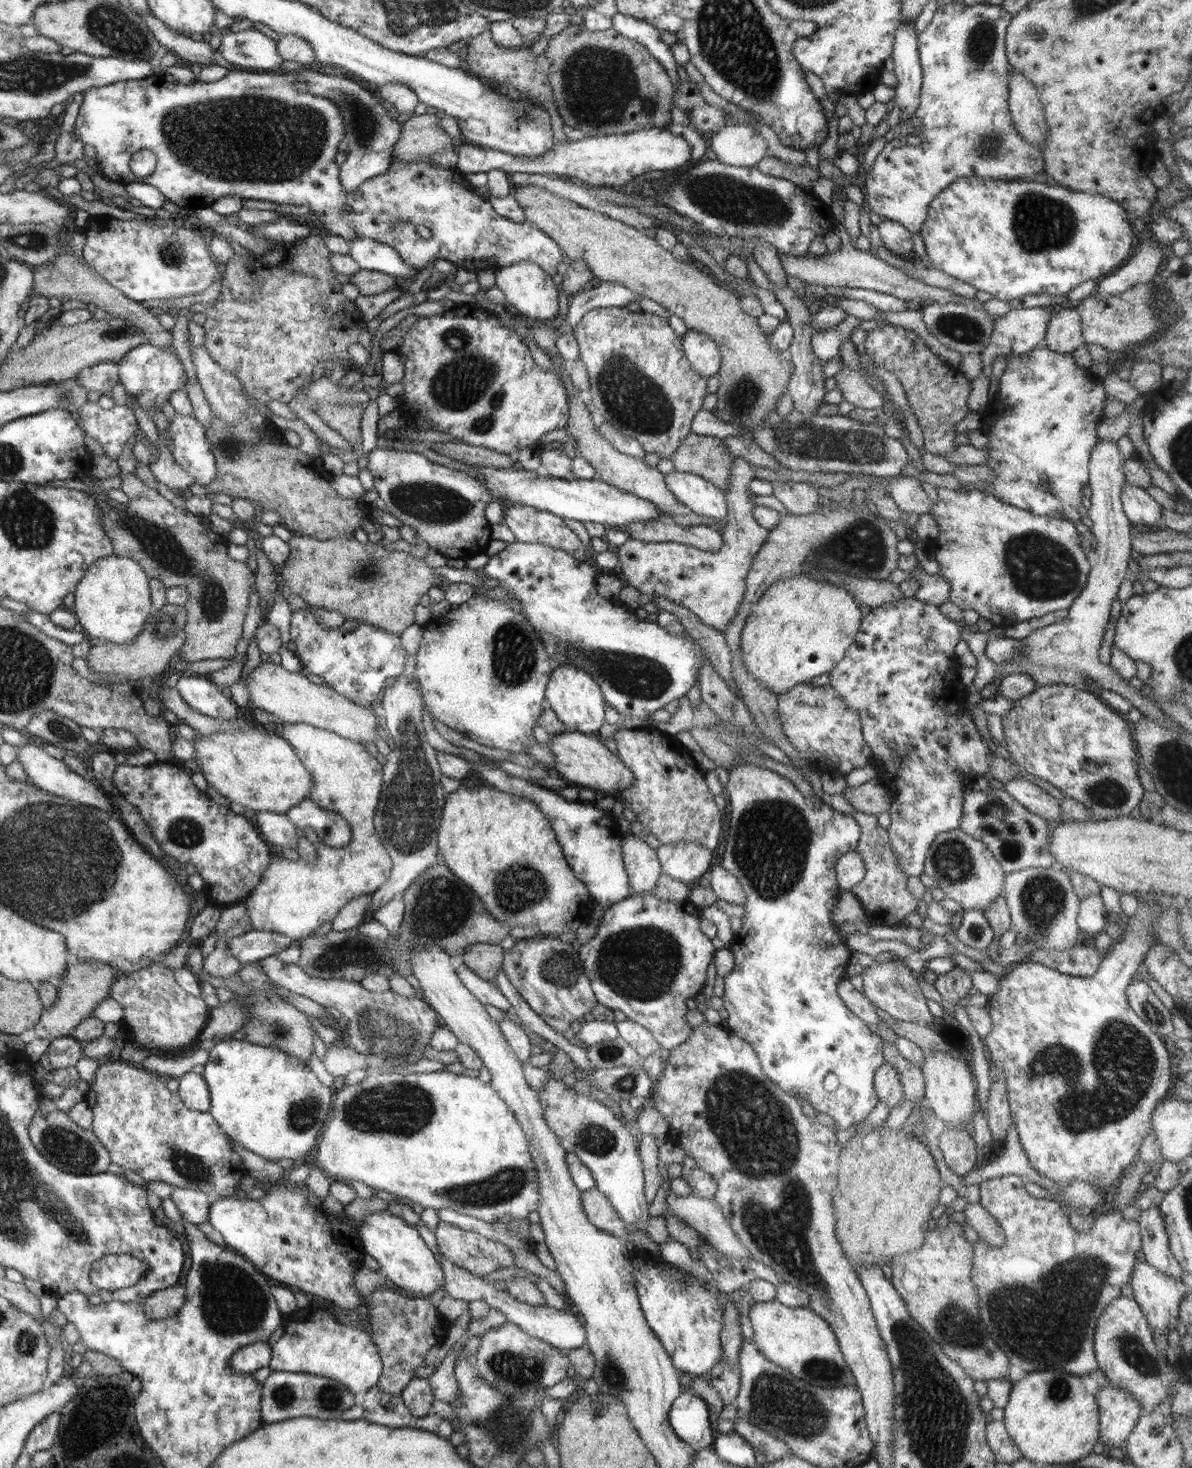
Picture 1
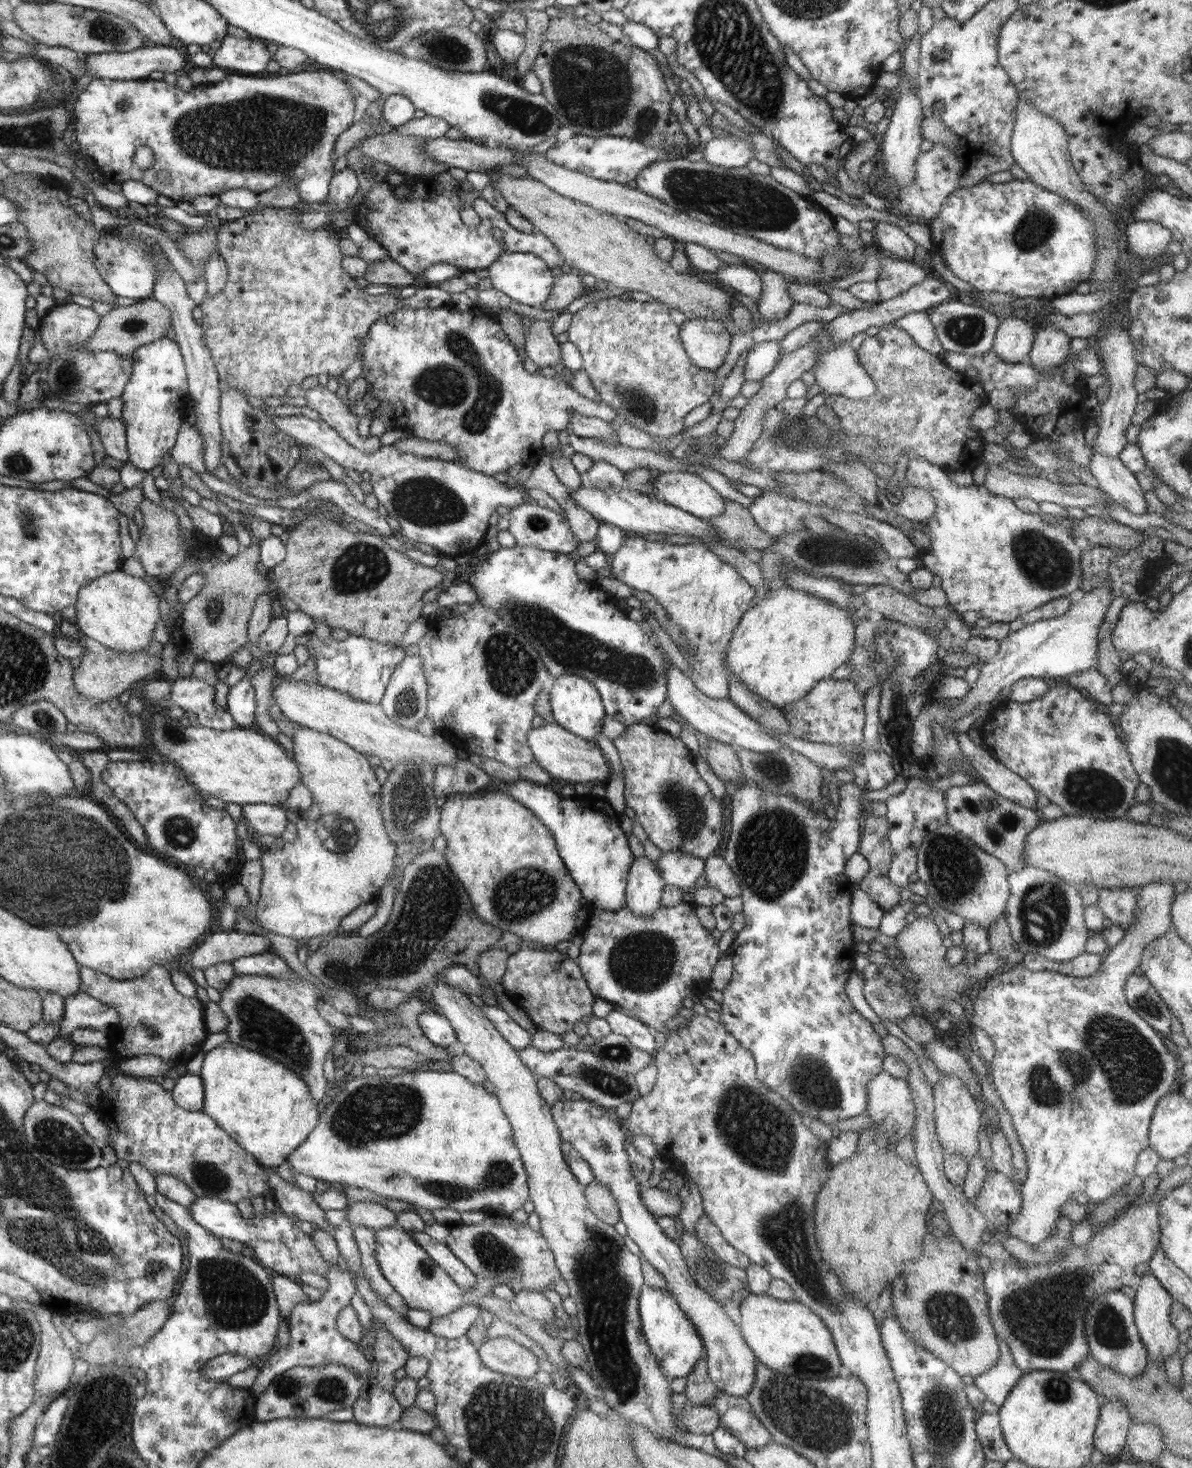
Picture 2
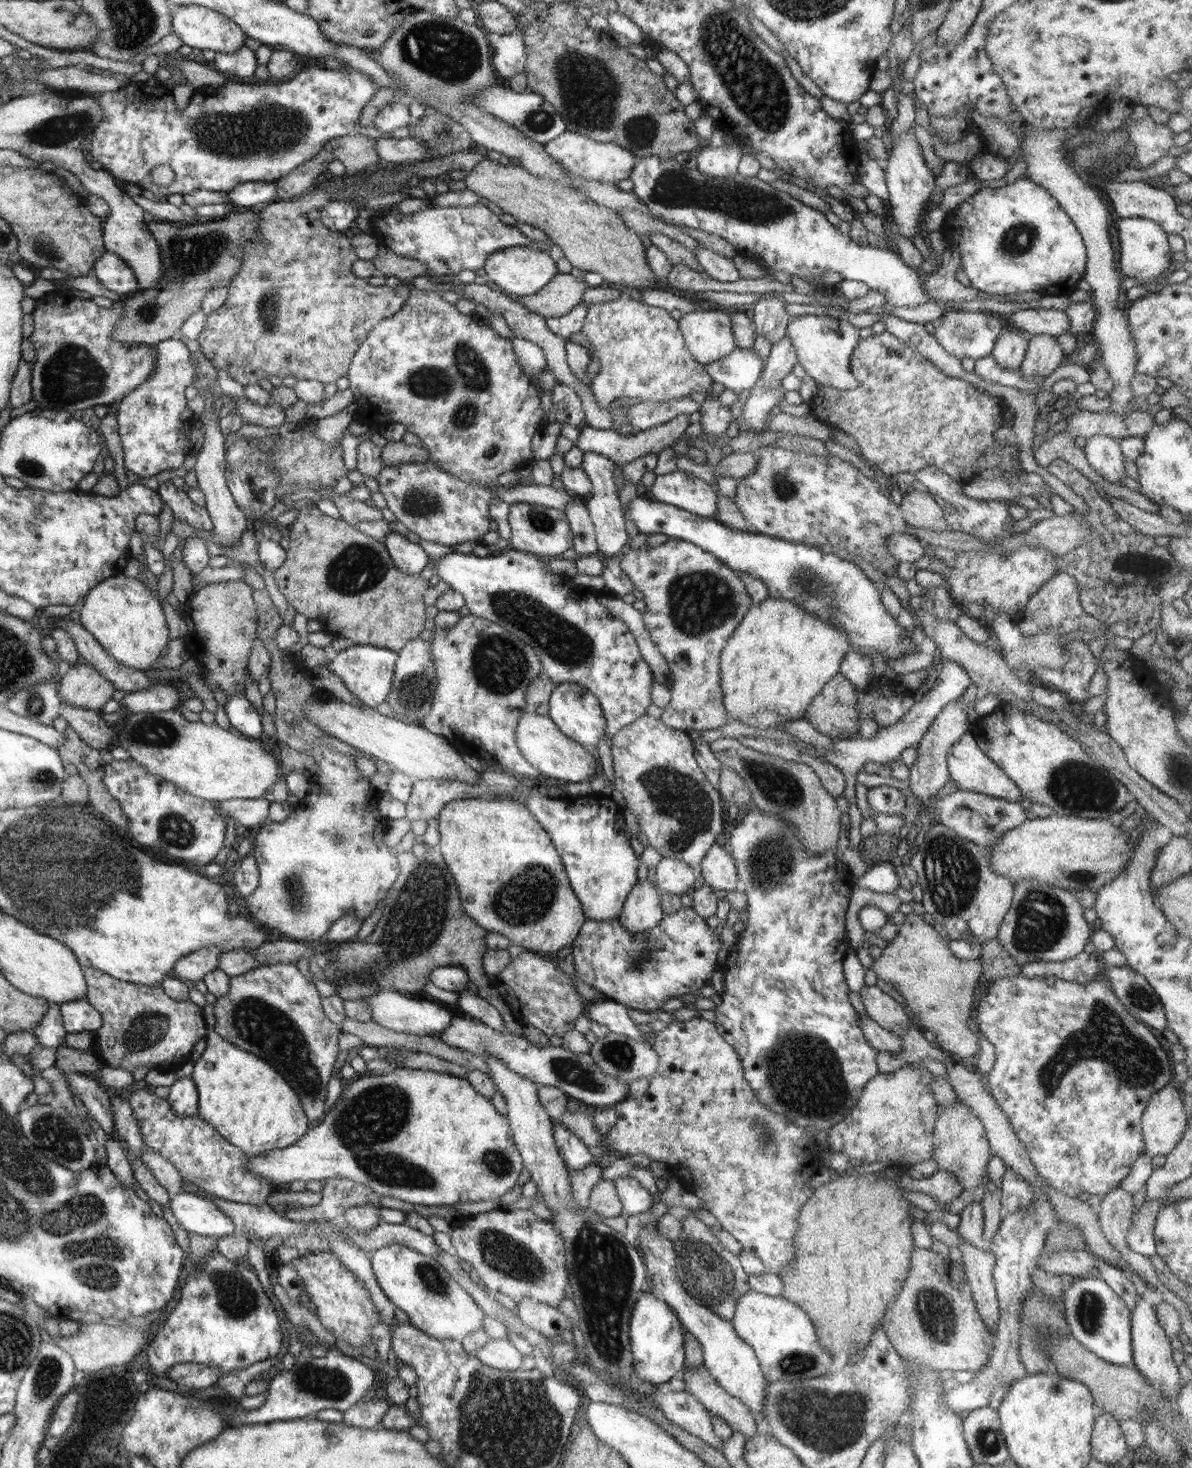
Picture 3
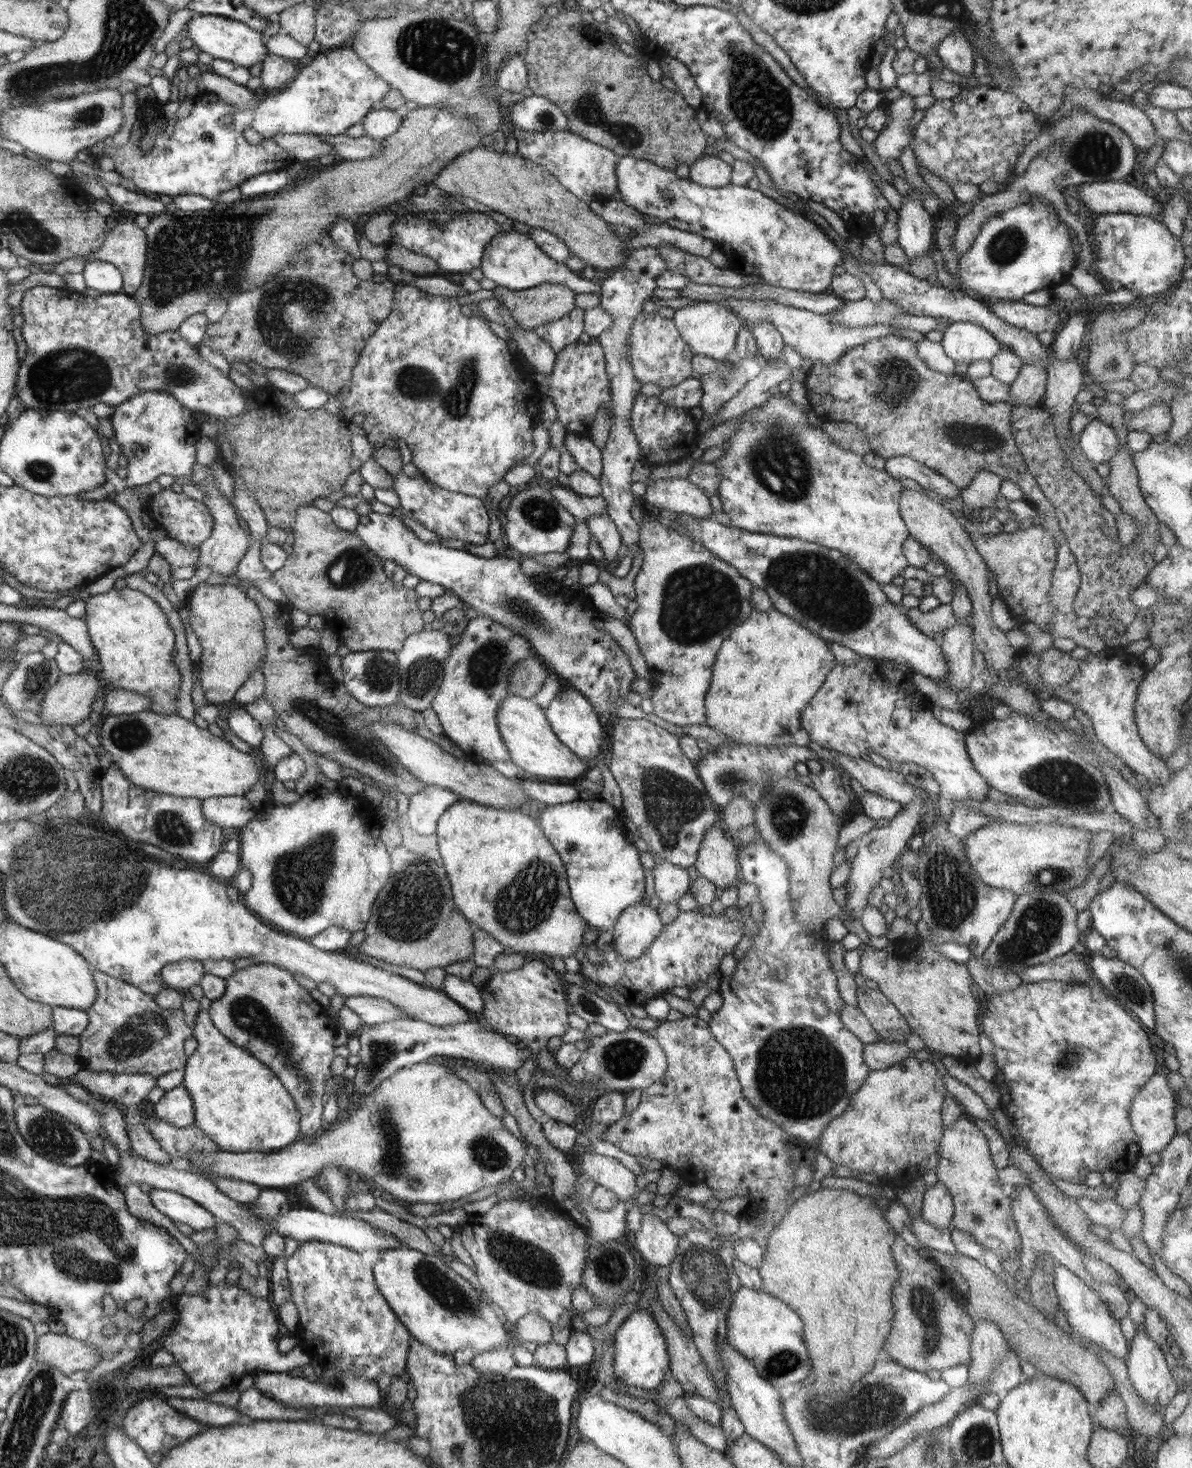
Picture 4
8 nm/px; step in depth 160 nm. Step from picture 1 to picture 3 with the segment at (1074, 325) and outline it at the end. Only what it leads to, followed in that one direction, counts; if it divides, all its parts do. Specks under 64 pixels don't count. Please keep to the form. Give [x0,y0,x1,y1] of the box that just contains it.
[1020,334,1066,380]

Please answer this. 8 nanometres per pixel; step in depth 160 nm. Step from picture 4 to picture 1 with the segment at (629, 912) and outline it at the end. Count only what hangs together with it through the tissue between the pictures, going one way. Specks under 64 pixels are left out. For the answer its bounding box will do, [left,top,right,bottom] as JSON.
[621,831,663,894]

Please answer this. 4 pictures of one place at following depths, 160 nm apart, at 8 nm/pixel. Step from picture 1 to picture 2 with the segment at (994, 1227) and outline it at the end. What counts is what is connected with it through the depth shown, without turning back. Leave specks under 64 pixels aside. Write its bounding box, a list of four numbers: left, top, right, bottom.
[1002,1216,1074,1265]

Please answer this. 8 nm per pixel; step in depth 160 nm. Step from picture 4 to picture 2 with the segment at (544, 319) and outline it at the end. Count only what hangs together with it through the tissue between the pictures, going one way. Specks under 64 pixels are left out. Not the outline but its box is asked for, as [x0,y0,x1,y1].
[541,270,588,312]

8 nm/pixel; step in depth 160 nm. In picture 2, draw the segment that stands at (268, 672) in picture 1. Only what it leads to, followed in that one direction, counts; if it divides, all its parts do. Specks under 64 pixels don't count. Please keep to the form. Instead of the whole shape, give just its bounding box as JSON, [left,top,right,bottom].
[271,681,459,766]

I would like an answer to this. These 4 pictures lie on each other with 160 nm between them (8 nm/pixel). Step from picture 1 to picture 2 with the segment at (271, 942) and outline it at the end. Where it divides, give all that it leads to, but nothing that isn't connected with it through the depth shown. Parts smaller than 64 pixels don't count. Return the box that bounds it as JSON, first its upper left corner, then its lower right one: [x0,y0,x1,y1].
[190,930,269,970]

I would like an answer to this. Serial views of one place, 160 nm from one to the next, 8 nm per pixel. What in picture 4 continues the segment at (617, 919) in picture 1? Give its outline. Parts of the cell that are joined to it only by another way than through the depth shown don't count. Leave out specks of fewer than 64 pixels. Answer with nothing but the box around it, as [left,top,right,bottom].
[576,909,746,1006]

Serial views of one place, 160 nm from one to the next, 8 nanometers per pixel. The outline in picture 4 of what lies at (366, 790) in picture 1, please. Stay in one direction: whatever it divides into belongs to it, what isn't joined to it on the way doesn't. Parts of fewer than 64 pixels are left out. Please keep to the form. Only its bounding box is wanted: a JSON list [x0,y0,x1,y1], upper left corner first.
[238,792,391,940]

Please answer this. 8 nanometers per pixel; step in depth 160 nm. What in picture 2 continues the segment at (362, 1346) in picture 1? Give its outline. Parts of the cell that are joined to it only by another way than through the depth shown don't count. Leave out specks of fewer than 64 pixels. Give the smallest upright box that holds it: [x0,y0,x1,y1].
[247,1264,371,1395]

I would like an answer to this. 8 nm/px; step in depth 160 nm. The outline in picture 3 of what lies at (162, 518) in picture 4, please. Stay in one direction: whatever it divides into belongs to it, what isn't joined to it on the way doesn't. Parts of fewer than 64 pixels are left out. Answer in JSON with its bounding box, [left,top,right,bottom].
[156,482,214,530]

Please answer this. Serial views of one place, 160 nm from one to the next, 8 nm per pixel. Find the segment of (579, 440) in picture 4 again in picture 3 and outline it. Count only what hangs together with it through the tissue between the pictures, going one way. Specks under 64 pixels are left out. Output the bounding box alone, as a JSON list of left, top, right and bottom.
[581,452,629,558]

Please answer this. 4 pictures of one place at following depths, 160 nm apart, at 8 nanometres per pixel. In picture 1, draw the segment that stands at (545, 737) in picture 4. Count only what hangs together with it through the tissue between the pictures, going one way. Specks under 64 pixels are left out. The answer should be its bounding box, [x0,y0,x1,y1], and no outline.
[548,731,634,798]

